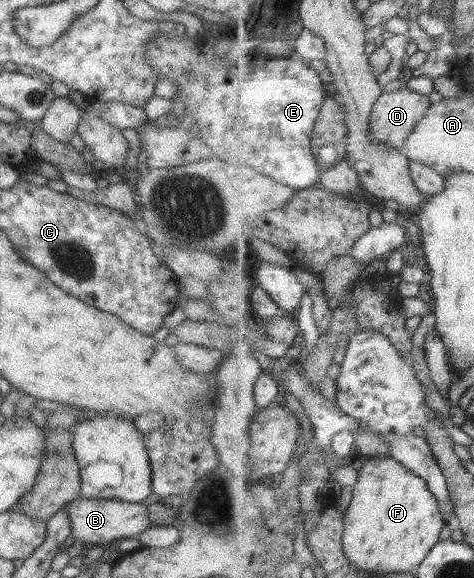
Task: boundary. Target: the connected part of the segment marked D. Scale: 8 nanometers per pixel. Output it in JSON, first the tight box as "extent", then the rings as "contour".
{"extent":[372,85,432,150],"contour":[[[403,85],[396,91],[384,93],[377,104],[376,112],[372,115],[372,132],[384,146],[391,146],[397,150],[407,145],[407,139],[419,124],[428,116],[432,108],[429,95],[419,94],[415,90]]]}

